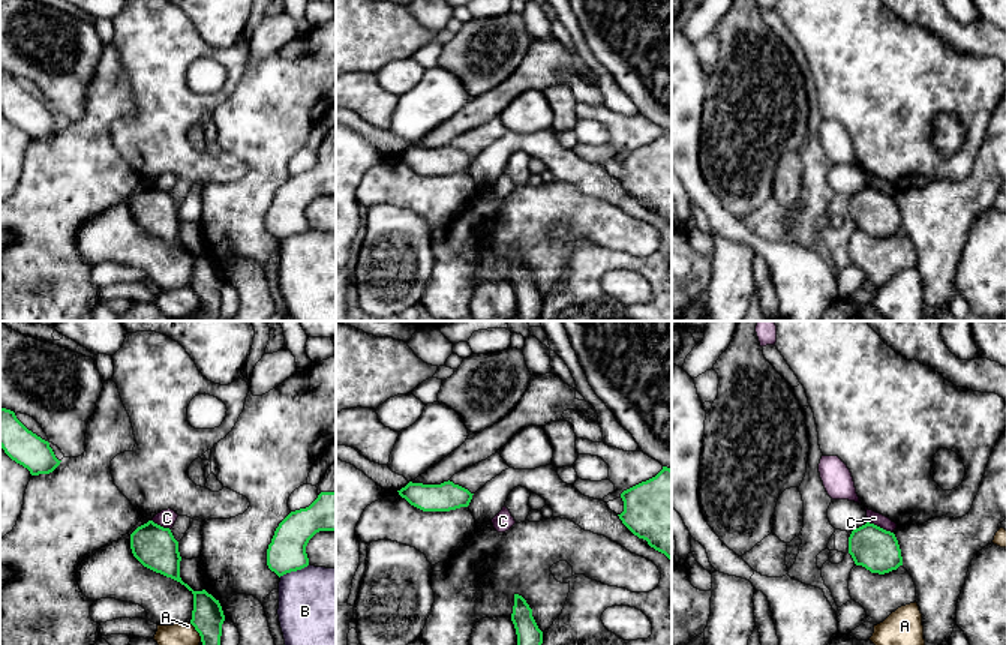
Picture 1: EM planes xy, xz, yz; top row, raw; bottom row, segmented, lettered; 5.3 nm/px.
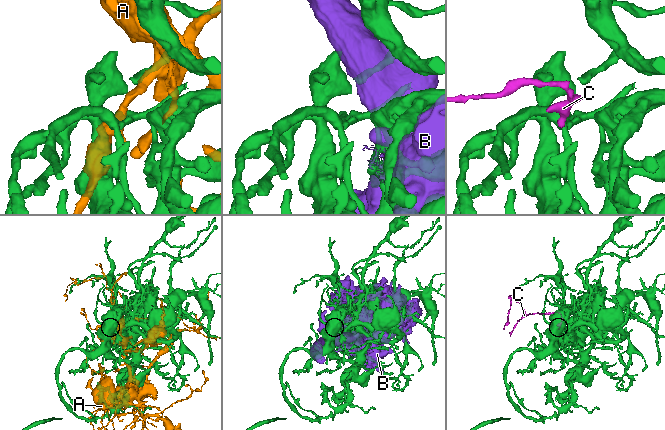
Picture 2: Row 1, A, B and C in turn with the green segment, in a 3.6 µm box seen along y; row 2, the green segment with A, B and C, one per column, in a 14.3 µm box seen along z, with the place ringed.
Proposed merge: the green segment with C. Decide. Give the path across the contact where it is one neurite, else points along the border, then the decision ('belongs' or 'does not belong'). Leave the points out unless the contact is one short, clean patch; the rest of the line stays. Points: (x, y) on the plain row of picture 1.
along yz (868, 185), (892, 197) | does not belong

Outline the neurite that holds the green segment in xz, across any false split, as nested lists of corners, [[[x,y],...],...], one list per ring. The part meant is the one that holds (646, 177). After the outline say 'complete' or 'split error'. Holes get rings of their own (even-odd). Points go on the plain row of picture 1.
[[[663,134],[621,158],[622,188],[672,225],[672,134]]]; complete

